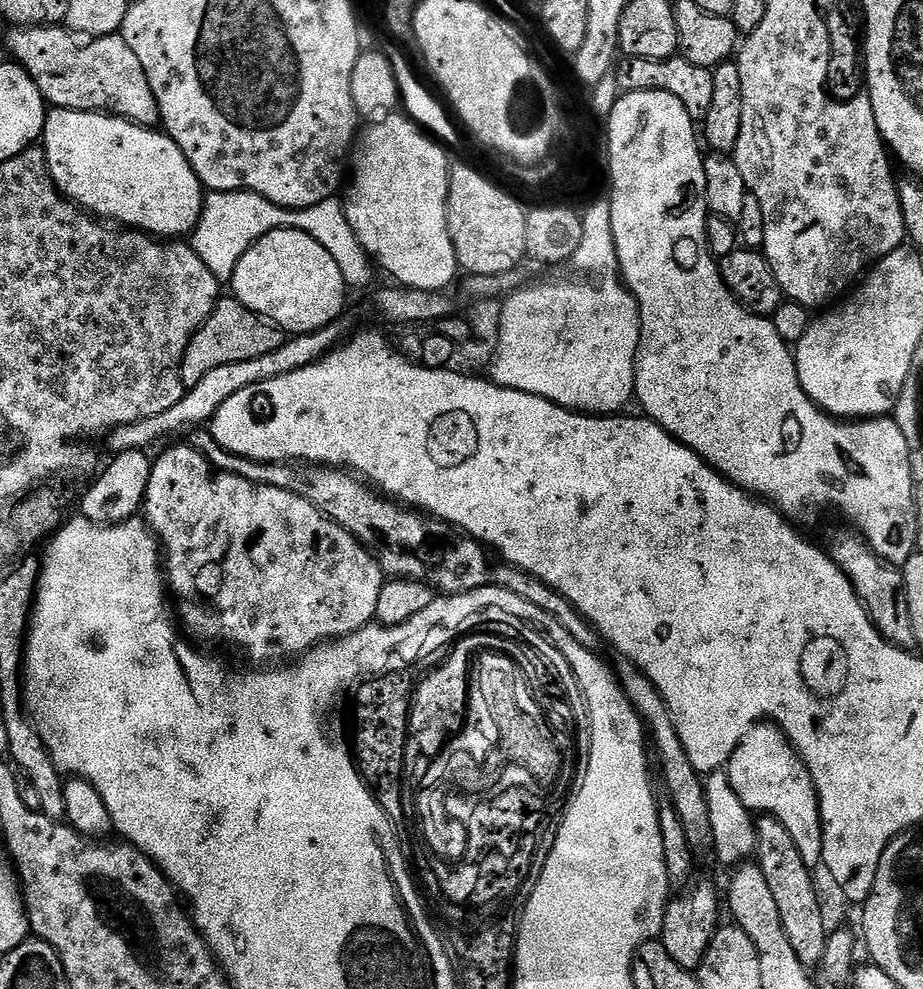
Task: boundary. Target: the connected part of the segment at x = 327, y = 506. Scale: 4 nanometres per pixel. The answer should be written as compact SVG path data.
M196 430L191 436L190 447L205 456L216 471L238 474L238 478L246 478L246 482L290 490L290 494L306 498L306 502L310 502L322 515L330 517L335 524L345 528L366 548L378 562L385 577L417 580L445 596L461 596L470 590L496 584L502 590L510 590L510 594L518 594L518 598L526 598L526 602L534 602L534 606L542 606L546 614L554 614L554 618L558 618L561 626L573 635L576 642L582 642L582 646L596 650L602 644L600 633L570 601L558 594L558 590L546 586L546 582L542 582L534 574L515 568L512 564L500 562L495 568L489 549L471 536L464 535L451 524L445 524L434 516L385 498L351 471L299 460L262 462L226 450L213 438L211 431Z

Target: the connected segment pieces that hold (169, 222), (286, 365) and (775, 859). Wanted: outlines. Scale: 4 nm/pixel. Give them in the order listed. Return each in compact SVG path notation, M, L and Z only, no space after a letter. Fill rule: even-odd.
M52 108L45 118L42 137L48 173L64 197L77 208L116 226L139 230L157 238L184 238L195 232L204 209L206 189L198 174L186 162L186 154L163 131L131 124L121 116L103 112L75 112L69 108Z
M346 312L334 322L328 323L317 331L299 333L287 339L282 347L274 350L271 354L262 355L256 359L247 359L246 362L227 363L226 366L210 370L209 374L199 380L198 385L189 389L182 399L169 410L164 410L162 414L147 416L146 419L136 423L120 424L118 427L112 428L104 438L104 442L110 450L109 453L116 455L128 449L146 450L150 448L150 445L166 436L178 434L186 429L189 431L209 423L213 414L217 412L226 398L232 397L238 390L251 388L270 378L280 377L282 374L316 363L333 348L339 347L347 339L351 339L359 327L357 324L357 318L351 312Z
M761 815L756 820L755 863L760 865L762 874L766 874L766 882L774 899L778 901L778 914L782 918L782 930L786 930L786 938L790 938L790 946L794 946L794 954L798 954L805 966L819 965L824 959L824 951L828 945L830 928L824 925L824 912L820 909L820 896L816 893L816 884L812 881L813 869L802 862L802 854L798 854L798 845L790 838L786 826L778 822L778 818Z

